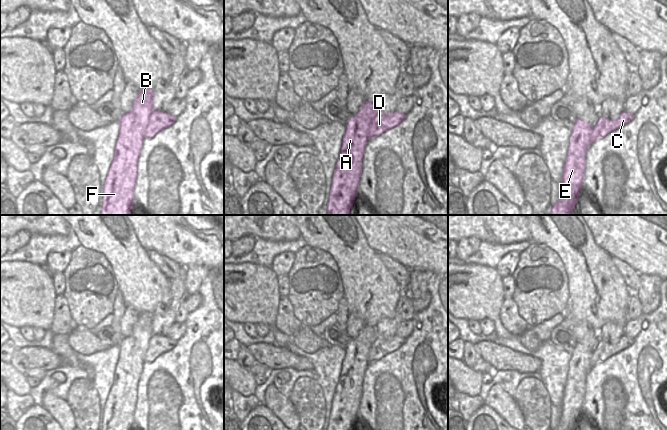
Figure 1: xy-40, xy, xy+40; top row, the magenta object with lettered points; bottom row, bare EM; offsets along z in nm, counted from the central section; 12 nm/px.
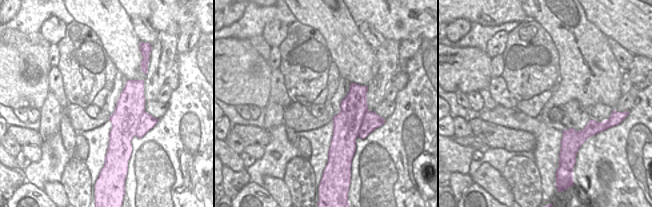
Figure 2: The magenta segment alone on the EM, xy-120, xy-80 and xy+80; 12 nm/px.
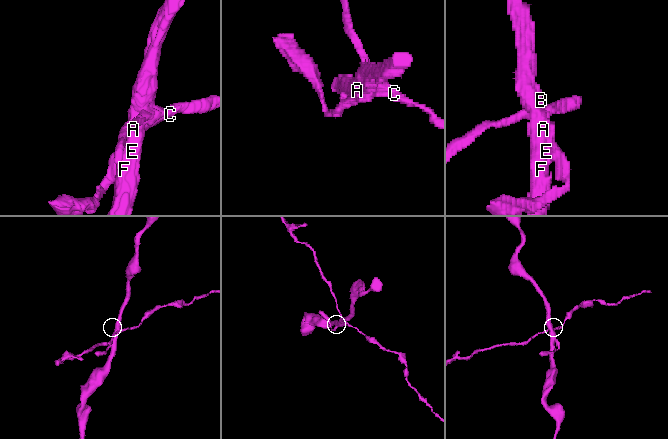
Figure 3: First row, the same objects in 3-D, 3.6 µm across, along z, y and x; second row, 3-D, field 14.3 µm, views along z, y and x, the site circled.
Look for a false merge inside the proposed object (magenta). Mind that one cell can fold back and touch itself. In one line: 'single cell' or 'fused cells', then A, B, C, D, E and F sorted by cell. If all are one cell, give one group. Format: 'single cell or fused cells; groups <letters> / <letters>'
fused cells; groups A B E F / C D

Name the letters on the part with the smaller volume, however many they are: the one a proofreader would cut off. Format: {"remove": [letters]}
{"remove": ["C", "D"]}

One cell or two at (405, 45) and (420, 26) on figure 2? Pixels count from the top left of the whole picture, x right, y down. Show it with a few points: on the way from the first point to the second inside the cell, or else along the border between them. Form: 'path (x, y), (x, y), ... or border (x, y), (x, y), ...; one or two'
border (423, 38), (403, 39), (400, 42); two

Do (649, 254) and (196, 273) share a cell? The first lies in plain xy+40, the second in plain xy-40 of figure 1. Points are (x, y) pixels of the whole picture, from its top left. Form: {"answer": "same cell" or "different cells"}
{"answer": "different cells"}

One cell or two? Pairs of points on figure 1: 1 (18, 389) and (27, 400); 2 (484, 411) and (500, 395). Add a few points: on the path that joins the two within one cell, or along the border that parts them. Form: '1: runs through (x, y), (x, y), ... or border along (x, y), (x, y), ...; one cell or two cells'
1: border along (10, 389), (18, 395), (29, 394); two cells
2: border along (484, 403), (492, 407), (504, 419); two cells

